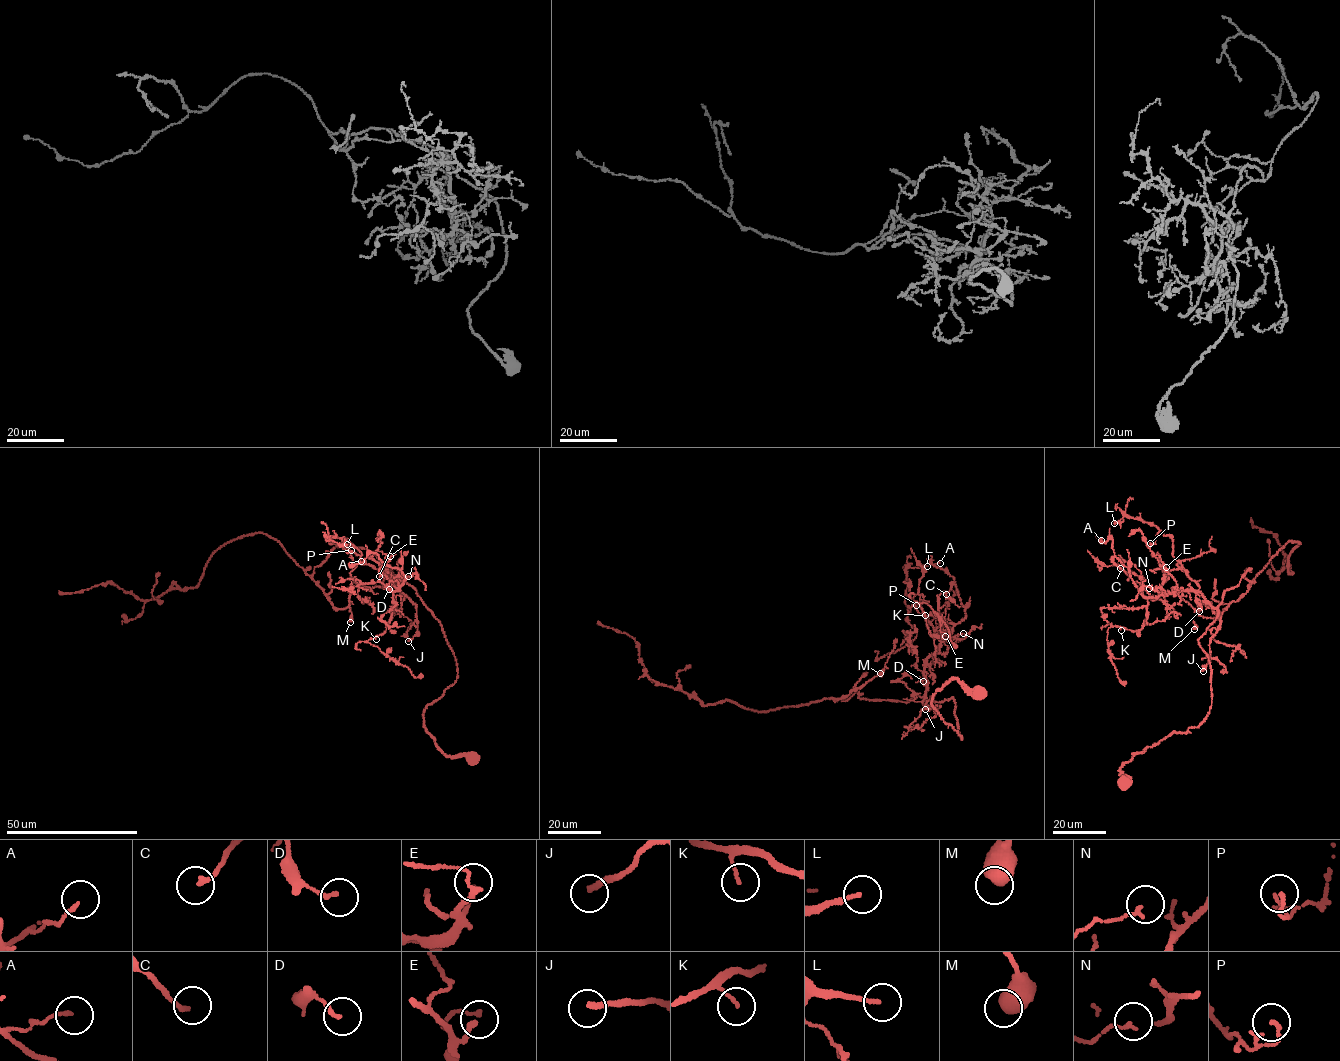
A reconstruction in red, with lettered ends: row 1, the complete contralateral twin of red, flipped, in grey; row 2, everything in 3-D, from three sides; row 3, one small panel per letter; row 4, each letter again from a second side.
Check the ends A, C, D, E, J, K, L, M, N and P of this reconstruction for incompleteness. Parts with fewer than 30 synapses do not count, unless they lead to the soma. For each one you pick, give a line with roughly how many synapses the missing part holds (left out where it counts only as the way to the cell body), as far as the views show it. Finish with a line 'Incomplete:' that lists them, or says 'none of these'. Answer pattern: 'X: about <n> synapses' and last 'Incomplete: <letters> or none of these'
J: about 150 synapses
Incomplete: J

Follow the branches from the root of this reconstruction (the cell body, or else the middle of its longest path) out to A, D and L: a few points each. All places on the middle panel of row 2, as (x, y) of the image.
A: (979, 693), (954, 678), (933, 697), (961, 739), (953, 698), (926, 696), (925, 660), (966, 615), (940, 563)
D: (979, 693), (954, 678), (933, 697), (931, 706), (961, 739), (953, 698), (927, 699), (919, 679), (923, 681)
L: (979, 693), (954, 678), (933, 697), (961, 739), (953, 698), (926, 697), (905, 597), (906, 568), (927, 566)

